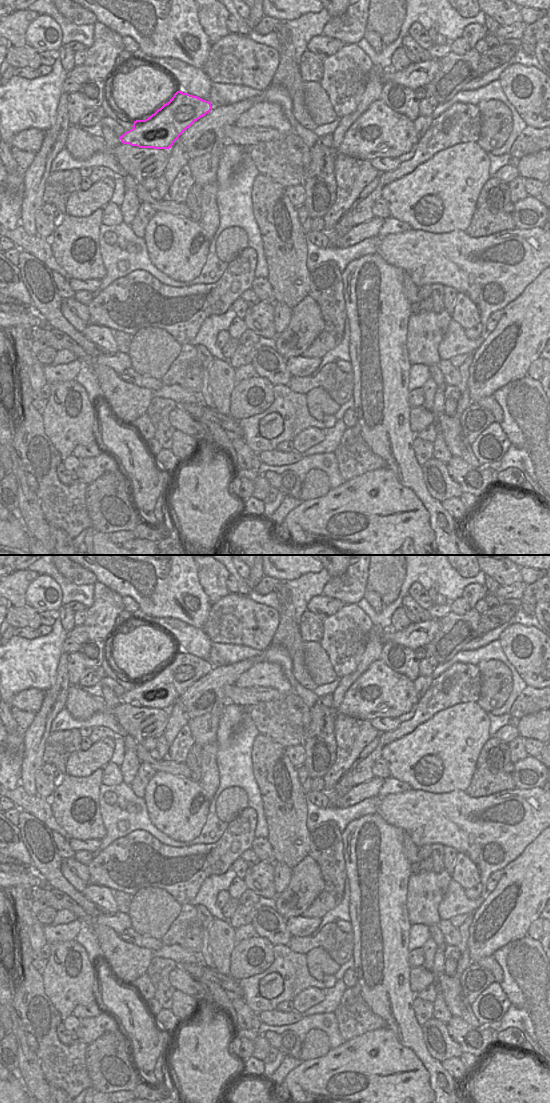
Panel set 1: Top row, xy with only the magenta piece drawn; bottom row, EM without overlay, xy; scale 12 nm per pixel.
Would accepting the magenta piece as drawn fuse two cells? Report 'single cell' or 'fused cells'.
fused cells

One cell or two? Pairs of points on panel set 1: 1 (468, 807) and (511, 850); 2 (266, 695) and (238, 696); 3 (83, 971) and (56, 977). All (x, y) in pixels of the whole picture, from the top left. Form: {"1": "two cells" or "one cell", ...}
{"1": "one cell", "2": "one cell", "3": "one cell"}

